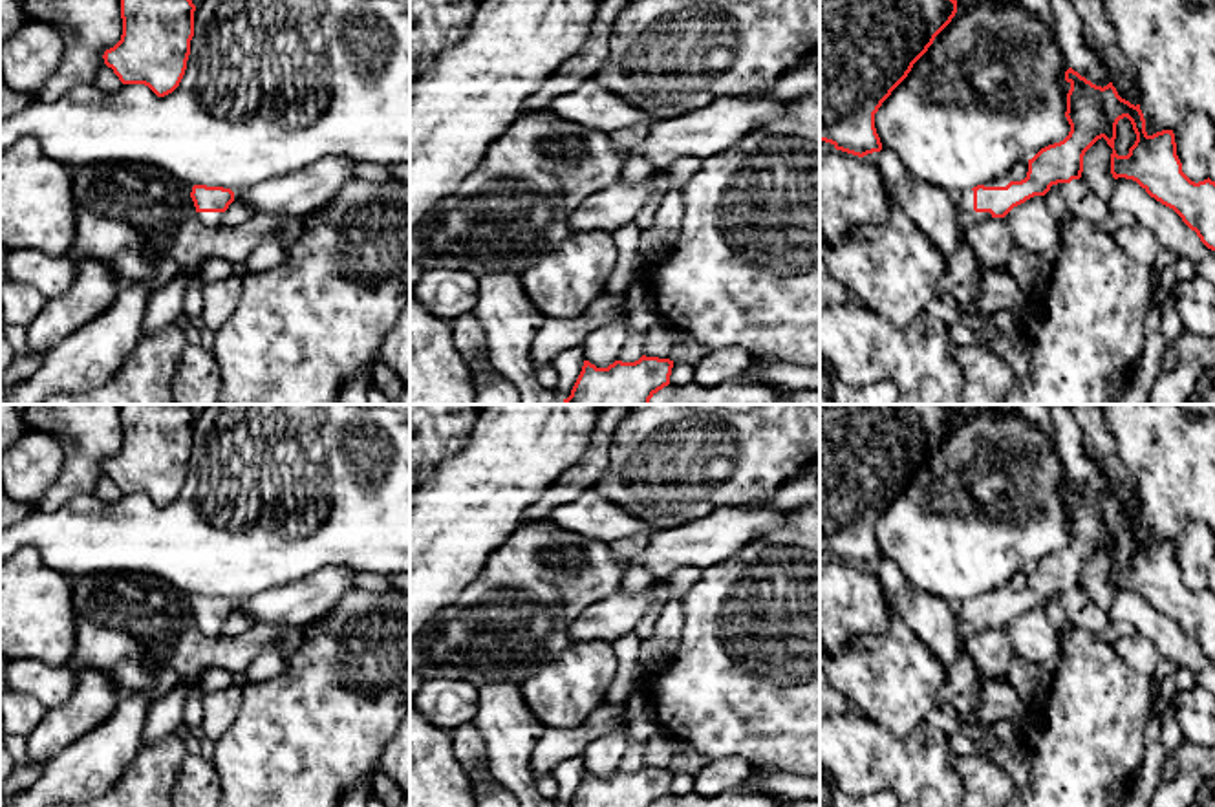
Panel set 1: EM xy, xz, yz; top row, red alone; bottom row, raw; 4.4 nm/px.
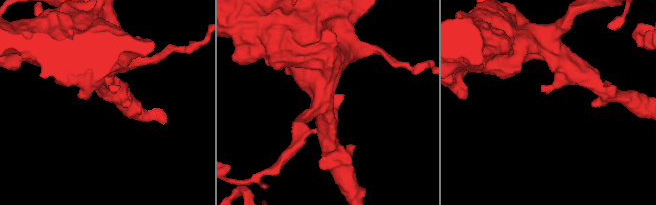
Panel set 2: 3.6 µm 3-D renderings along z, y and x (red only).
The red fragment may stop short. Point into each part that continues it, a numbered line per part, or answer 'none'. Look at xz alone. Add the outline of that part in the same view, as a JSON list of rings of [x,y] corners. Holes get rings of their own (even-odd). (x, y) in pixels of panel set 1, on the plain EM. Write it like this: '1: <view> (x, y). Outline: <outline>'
none

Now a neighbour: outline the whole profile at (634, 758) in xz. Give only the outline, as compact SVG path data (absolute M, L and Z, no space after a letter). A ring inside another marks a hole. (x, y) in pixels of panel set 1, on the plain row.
M633 743L626 748L620 763L618 763L618 770L622 772L635 772L644 765L644 743Z

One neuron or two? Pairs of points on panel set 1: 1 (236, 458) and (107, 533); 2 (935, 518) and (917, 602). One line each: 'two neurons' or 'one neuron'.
1: one neuron
2: two neurons

